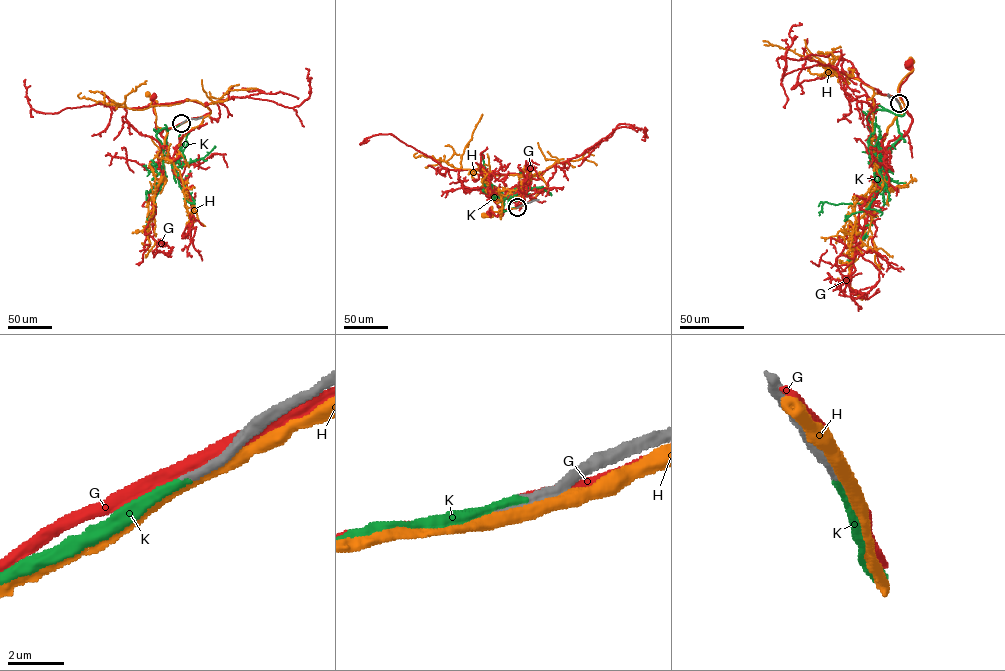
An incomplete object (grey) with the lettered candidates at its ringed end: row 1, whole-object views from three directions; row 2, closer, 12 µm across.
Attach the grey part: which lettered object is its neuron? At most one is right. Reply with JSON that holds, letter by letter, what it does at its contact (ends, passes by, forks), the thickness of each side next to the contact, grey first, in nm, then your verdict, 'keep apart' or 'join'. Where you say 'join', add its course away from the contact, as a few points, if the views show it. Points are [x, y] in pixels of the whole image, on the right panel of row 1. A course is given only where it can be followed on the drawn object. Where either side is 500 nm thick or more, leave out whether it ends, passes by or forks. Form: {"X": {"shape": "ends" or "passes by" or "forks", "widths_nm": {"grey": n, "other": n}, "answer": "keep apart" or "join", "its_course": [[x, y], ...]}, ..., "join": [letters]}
{"G": {"shape": "passes by", "widths_nm": {"grey": 360, "other": 400}, "answer": "keep apart"}, "H": {"shape": "passes by", "widths_nm": {"grey": 340, "other": 380}, "answer": "keep apart"}, "K": {"shape": "ends", "widths_nm": {"grey": 360, "other": 360}, "answer": "join", "its_course": [[899, 104], [903, 115], [878, 109], [869, 114], [867, 126], [883, 151], [884, 202], [854, 257], [847, 260]]}, "join": ["K"]}

